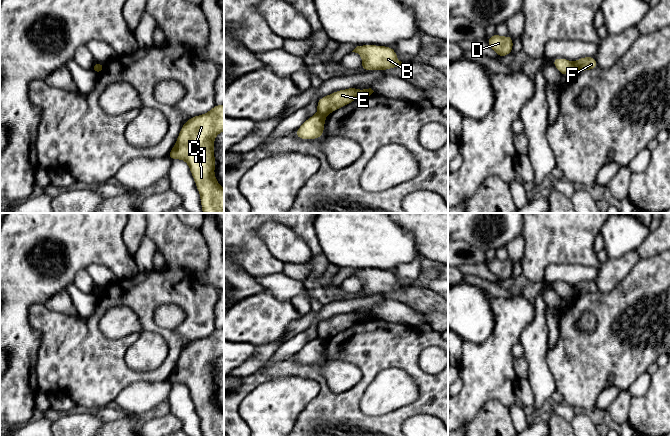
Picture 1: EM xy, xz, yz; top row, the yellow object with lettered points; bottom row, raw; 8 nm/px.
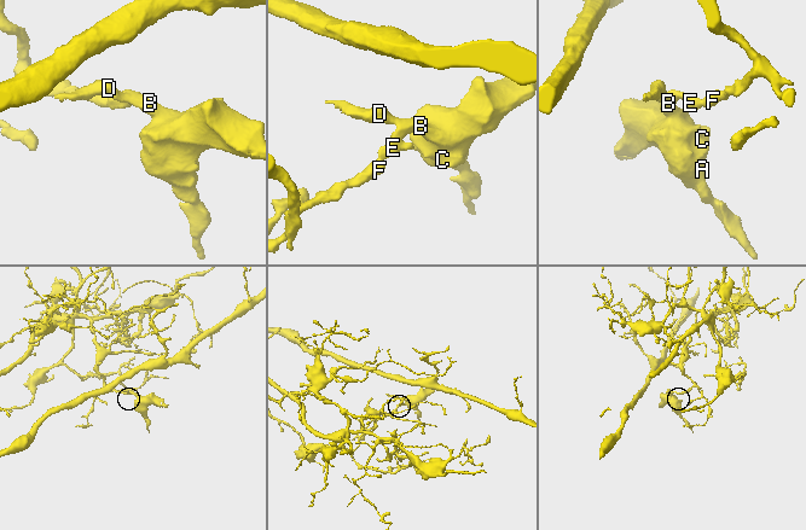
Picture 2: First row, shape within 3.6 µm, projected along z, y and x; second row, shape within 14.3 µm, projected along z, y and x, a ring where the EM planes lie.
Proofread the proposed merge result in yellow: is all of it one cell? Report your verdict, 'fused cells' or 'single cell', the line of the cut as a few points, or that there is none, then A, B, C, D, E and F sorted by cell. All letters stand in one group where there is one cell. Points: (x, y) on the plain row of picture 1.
fused cells; cut yz (573, 287), (574, 296); groups A B C D E / F

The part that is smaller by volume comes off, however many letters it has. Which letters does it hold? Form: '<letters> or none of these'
A, B, C, D, E

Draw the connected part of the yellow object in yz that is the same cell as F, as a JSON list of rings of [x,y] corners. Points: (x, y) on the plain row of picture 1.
[[[594,280],[582,281],[574,286],[574,298],[577,299],[582,295],[598,292],[598,288]]]

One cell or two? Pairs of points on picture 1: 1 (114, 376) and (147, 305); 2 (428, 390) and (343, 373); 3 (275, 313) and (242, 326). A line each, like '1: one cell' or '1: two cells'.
1: one cell
2: two cells
3: one cell

